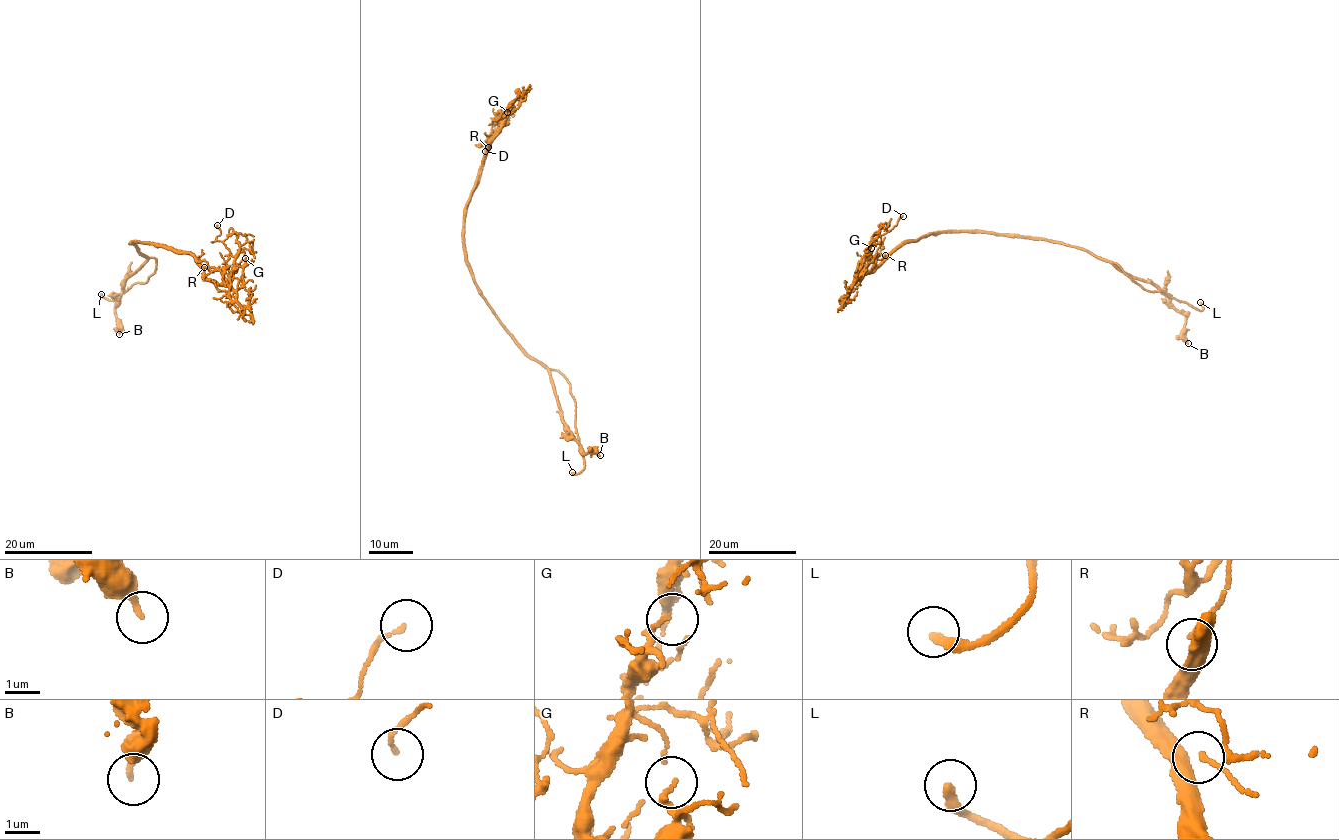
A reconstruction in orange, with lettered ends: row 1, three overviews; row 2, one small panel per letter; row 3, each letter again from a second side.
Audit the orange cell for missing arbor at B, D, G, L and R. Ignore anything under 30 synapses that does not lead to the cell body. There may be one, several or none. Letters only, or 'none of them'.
L

